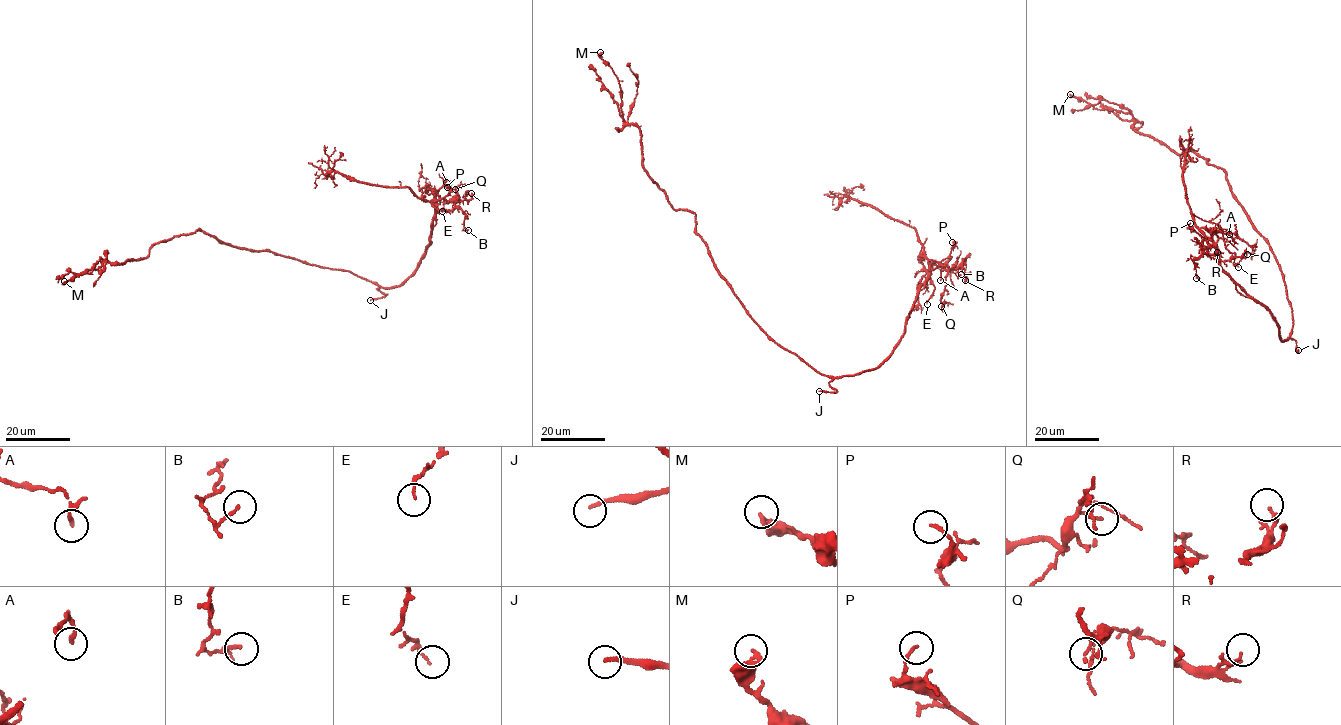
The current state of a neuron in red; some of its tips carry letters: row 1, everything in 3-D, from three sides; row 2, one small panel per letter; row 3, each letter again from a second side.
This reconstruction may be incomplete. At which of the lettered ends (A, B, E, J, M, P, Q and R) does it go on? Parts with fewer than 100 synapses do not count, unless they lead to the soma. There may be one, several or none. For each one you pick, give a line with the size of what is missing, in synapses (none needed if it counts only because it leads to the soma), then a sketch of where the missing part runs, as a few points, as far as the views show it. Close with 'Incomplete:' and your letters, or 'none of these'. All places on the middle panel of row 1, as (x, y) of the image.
J: course (819, 391), (812, 404), (818, 431)
Incomplete: J

